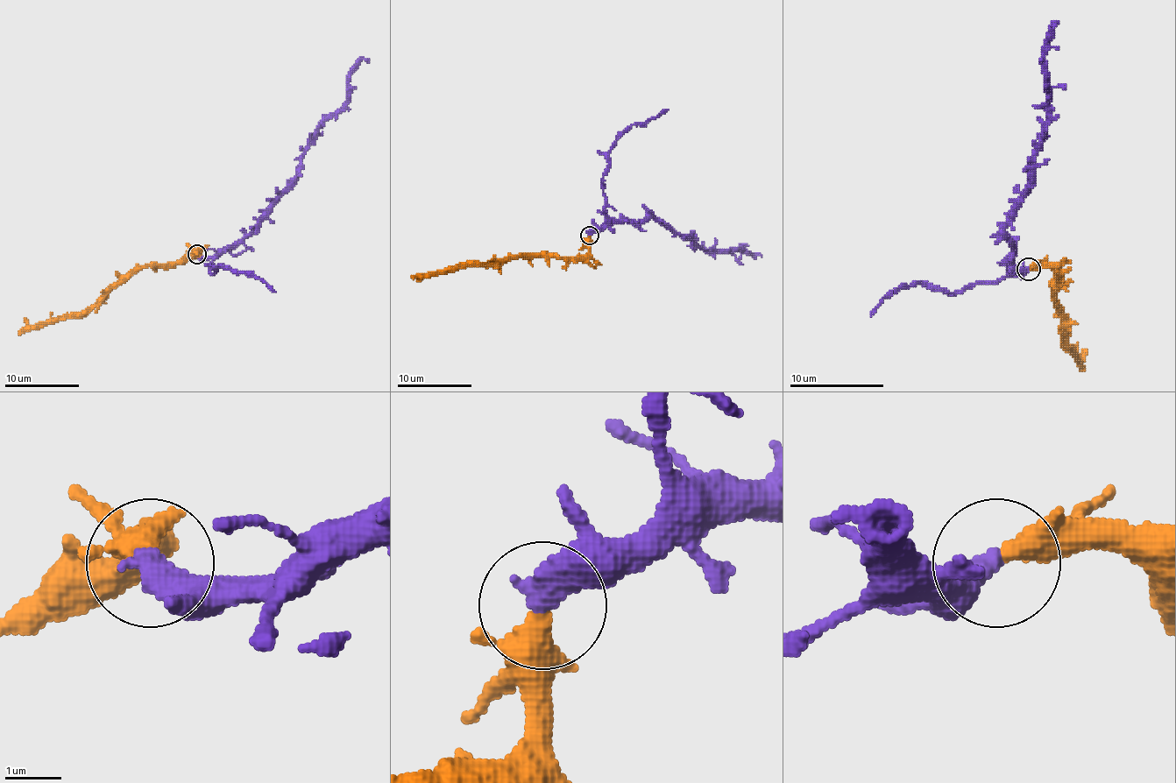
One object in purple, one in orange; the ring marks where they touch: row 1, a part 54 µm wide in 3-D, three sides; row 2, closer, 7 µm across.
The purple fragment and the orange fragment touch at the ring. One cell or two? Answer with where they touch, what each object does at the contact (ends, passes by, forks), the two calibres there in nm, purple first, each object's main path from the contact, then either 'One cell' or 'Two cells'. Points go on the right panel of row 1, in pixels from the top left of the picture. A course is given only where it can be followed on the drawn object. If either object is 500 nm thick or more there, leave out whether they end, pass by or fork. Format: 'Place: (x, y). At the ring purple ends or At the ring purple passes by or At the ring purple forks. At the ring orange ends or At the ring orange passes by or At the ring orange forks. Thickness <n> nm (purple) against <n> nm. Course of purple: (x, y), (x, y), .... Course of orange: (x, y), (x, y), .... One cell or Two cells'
Place: (1029, 269). Thickness 500 nm (purple) against 340 nm. Course of purple: (1028, 270), (1011, 263), (1004, 235), (1046, 117), (1044, 45), (1053, 28). Course of orange: (1030, 270), (1049, 267), (1056, 274), (1056, 312), (1063, 335), (1077, 354), (1080, 370). One cell

